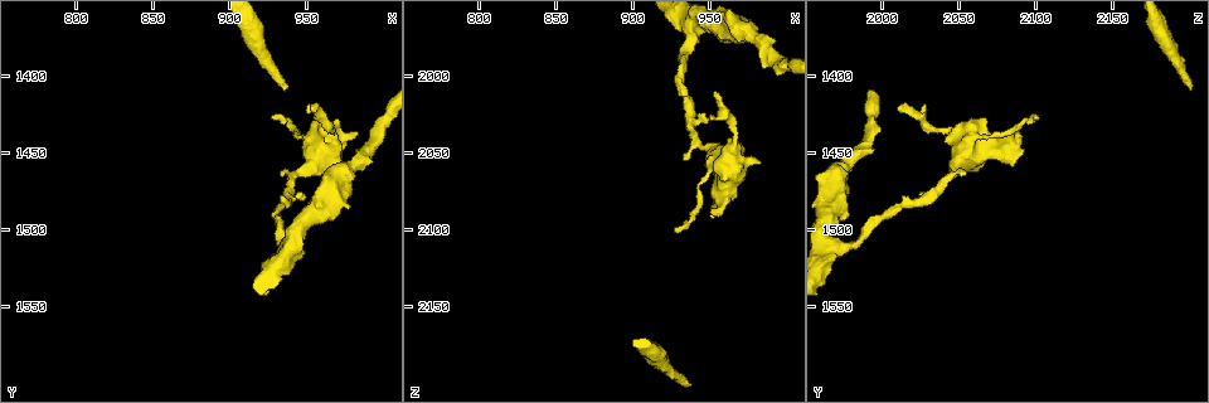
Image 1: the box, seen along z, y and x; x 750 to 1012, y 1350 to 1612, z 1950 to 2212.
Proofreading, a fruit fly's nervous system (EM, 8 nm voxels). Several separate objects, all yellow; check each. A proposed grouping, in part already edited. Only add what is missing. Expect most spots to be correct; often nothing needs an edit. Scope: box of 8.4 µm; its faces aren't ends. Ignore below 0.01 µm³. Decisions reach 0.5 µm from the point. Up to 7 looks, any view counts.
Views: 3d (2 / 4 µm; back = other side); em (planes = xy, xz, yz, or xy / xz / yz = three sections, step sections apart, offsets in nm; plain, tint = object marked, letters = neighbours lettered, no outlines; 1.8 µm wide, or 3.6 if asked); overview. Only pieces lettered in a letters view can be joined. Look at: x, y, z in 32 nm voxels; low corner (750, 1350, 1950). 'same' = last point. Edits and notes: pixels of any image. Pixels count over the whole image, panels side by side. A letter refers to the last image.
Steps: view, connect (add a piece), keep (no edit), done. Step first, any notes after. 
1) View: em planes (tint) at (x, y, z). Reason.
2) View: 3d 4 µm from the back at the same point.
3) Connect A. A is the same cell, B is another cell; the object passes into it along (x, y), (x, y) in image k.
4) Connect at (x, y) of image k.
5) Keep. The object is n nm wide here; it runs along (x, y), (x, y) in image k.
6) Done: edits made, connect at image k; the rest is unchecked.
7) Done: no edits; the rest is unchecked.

View: em planes (plain) at (924, 1392, 2194).

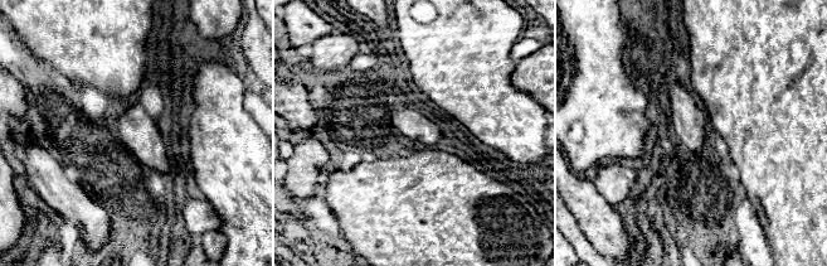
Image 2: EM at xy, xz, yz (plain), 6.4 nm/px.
View: em planes (letters) at the same point. What lies round it.

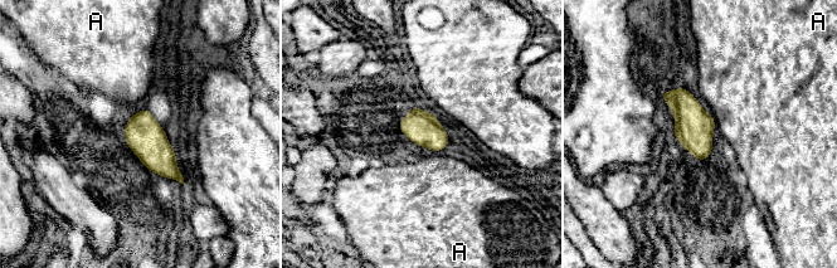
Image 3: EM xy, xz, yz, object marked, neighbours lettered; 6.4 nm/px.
Keep. A is another cell; a border runs along (710, 115), (716, 125) in image 3; no lettered piece goes on from it.

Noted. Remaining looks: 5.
View: em planes (letters) at (954, 1424, 2012). Thin end.

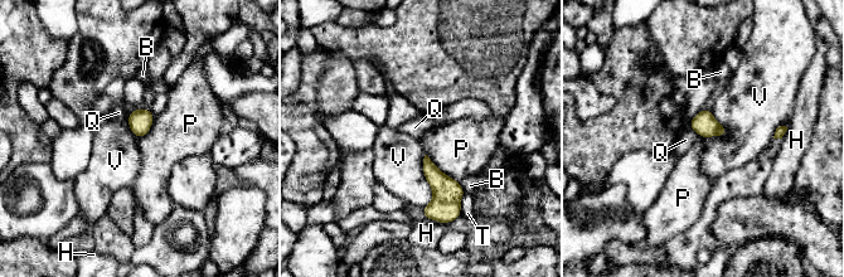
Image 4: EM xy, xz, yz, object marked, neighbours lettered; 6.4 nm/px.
Keep. B, H, P, Q, T and V are other cells; none of them fits.

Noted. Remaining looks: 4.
View: 3d 4 µm at (952, 1440, 2088). An open end.

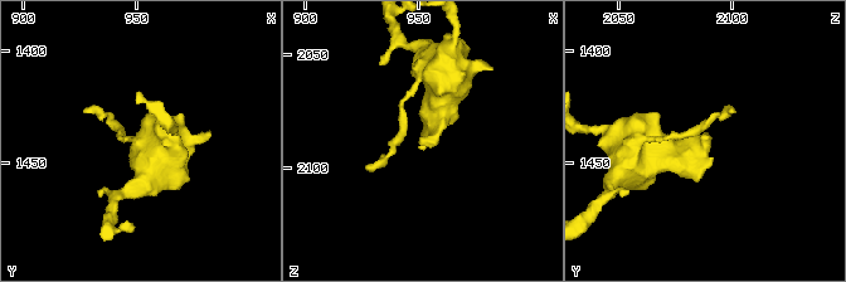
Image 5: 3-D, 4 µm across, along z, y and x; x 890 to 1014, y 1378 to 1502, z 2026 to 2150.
View: em planes (letters) at (950, 1439, 2088).

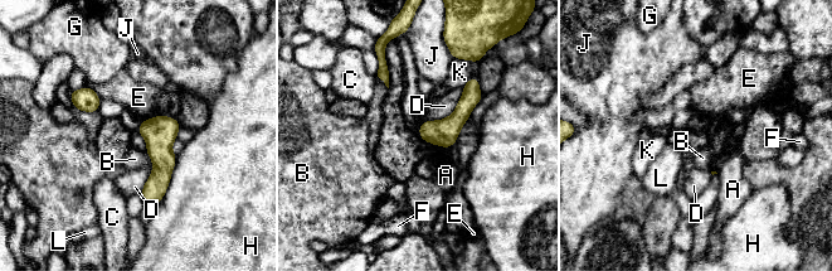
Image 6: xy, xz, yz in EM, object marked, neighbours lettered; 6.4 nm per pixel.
Keep. A, B, C, D, E, F, G, H, J, K and L are other cells; it runs along (170, 120), (161, 132), (154, 202) in image 6; none of them fits.

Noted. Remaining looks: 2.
Done: no edits; the rest is unchecked.

